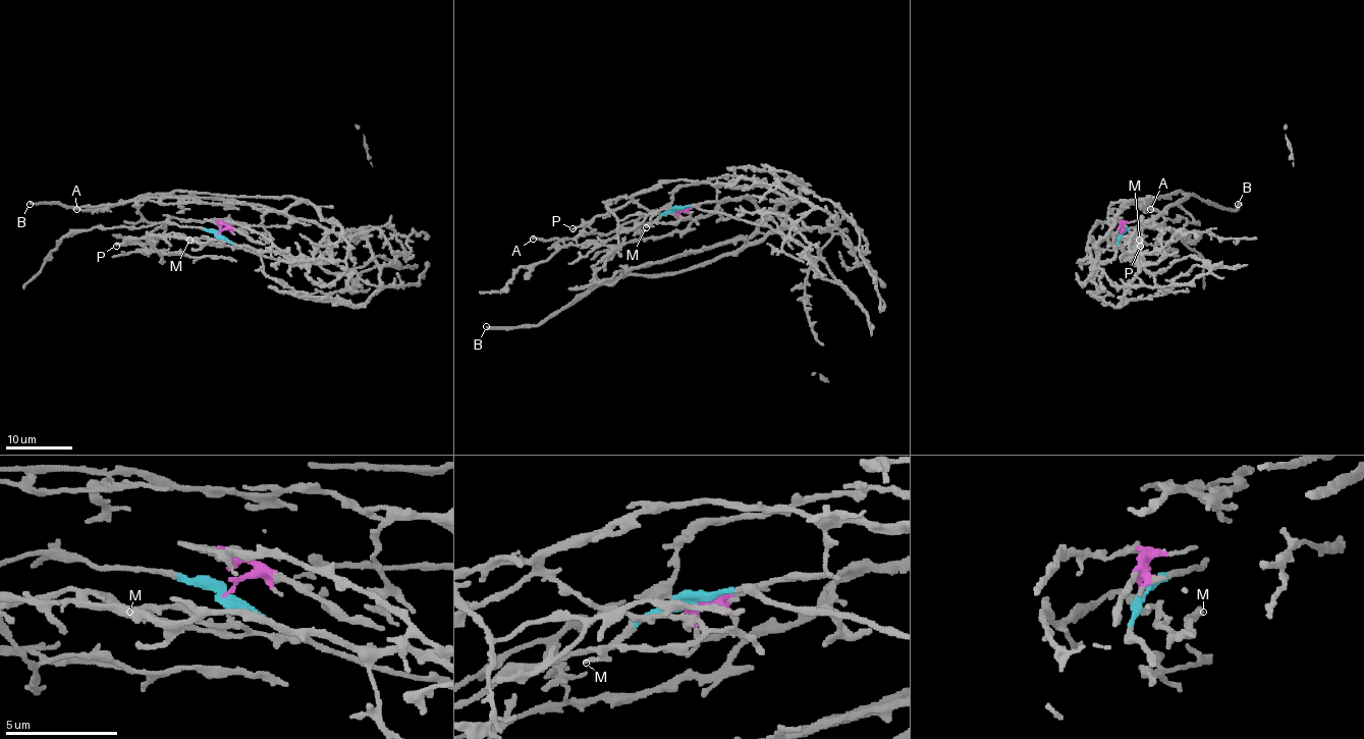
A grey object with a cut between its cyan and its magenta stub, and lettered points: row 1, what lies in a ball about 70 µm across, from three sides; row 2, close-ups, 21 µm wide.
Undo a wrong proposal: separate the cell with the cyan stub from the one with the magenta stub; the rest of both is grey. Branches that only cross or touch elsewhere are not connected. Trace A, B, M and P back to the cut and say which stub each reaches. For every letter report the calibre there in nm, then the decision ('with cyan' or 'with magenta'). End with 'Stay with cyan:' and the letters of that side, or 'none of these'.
A: calibre 240 nm; with magenta
B: calibre 320 nm; with magenta
M: calibre 170 nm; with magenta
P: calibre 200 nm; with magenta
Stay with cyan: none of these

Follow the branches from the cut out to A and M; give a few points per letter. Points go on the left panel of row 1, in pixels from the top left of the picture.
A: (217, 235), (214, 222), (254, 229), (308, 264), (331, 256), (341, 229), (306, 201), (75, 209)
M: (217, 235), (214, 222), (248, 225), (308, 261), (179, 233), (222, 246), (189, 239)

